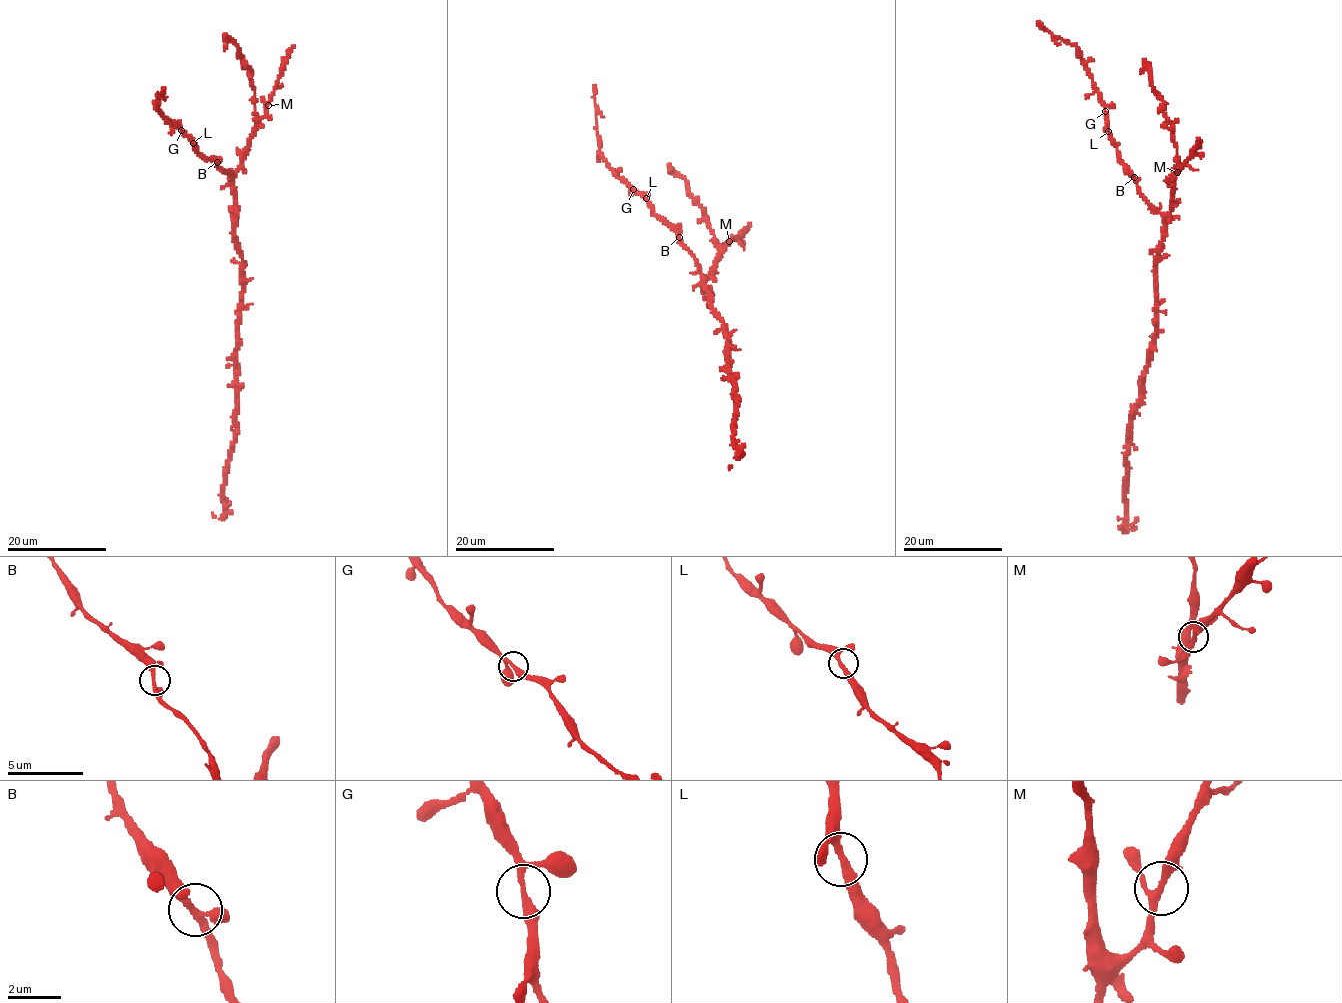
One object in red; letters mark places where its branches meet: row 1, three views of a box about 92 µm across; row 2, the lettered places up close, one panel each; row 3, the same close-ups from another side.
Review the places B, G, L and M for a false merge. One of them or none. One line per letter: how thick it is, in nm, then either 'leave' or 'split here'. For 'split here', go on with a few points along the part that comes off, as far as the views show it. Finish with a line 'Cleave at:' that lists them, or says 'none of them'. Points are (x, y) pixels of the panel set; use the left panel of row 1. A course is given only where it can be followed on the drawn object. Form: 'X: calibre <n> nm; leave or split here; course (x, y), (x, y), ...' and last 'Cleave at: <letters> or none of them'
B: calibre 260 nm; leave
G: calibre 240 nm; leave
L: calibre 240 nm; leave
M: calibre 240 nm; leave
Cleave at: none of them

